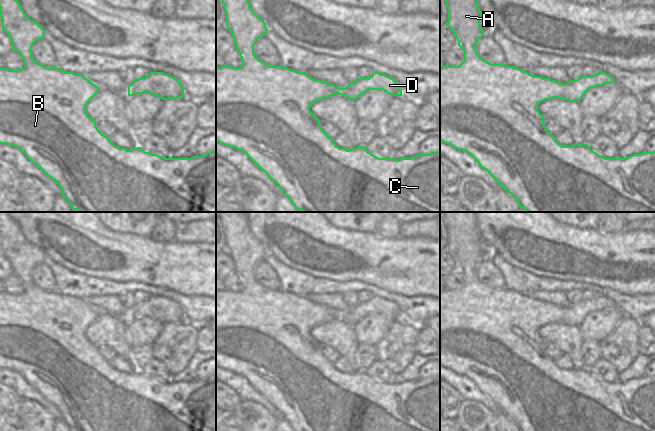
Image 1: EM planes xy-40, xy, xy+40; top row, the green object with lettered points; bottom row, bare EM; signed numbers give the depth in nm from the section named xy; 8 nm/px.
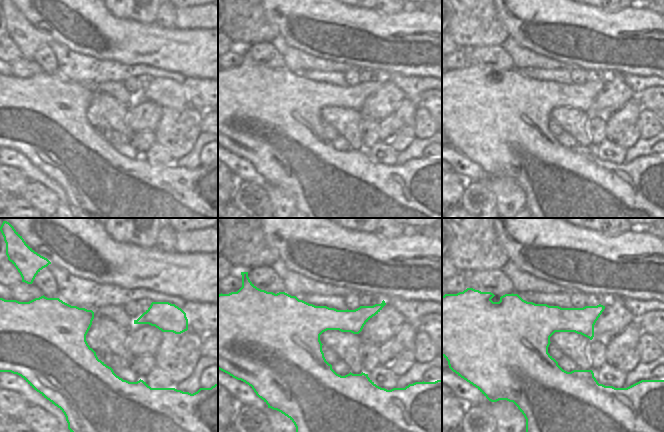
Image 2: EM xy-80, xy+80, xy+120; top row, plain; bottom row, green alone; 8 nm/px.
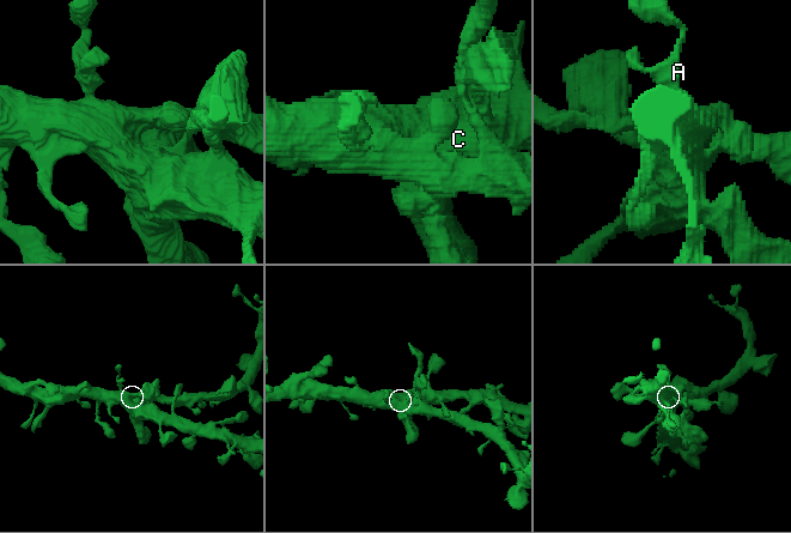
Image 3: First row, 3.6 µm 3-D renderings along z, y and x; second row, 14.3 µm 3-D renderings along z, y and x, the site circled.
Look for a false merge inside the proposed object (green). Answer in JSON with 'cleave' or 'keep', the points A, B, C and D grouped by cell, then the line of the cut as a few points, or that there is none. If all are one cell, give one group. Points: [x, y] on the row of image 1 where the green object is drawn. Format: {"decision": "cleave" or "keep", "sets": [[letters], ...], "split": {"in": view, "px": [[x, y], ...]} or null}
{"decision": "keep", "sets": [["A", "B", "C", "D"]], "split": null}

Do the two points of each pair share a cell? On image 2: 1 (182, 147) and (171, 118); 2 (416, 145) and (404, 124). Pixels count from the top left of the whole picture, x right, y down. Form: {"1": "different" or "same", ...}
{"1": "same", "2": "different"}

